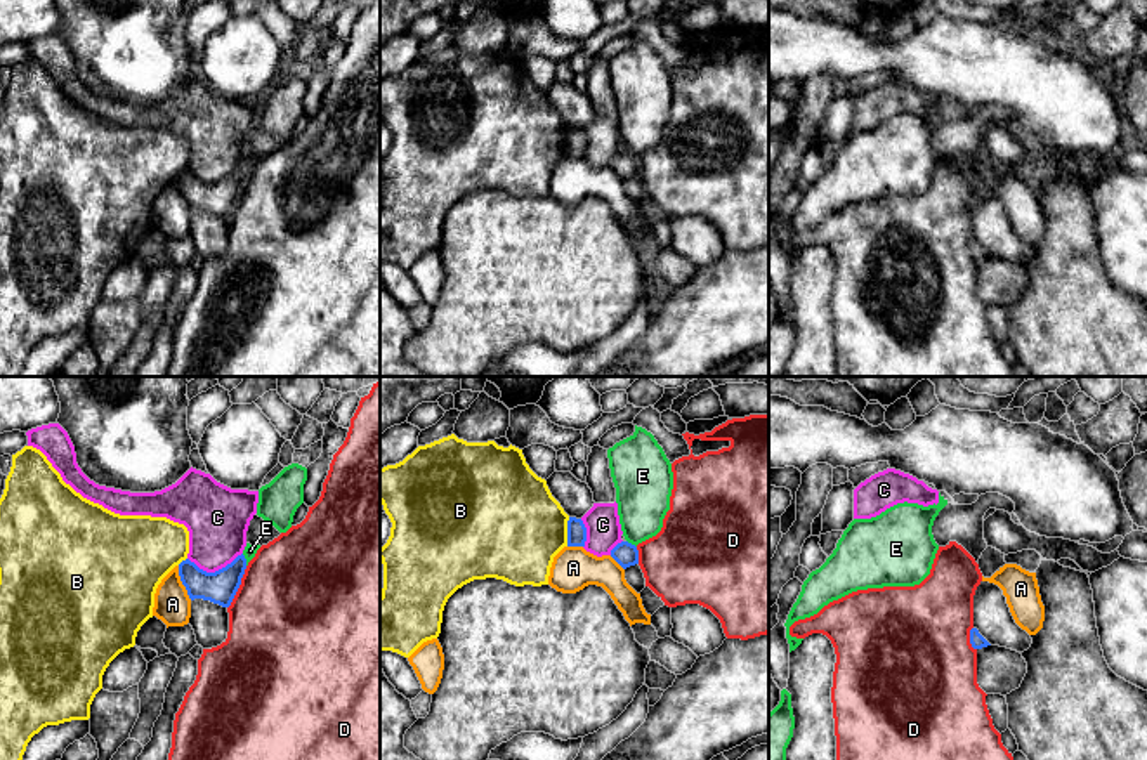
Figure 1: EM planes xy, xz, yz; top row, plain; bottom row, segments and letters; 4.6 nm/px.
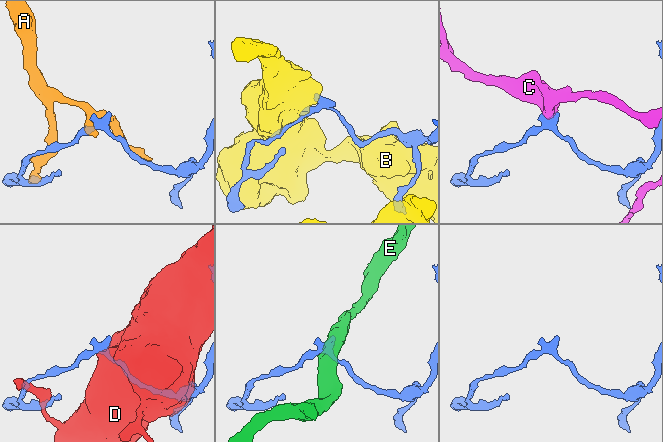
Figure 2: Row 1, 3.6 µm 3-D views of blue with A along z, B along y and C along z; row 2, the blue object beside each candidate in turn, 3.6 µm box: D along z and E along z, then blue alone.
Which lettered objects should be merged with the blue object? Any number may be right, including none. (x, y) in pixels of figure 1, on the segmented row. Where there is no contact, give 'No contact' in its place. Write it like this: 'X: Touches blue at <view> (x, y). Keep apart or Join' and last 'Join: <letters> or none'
A: Touches blue at xy (183, 583). Keep apart
B: Touches blue at xz (568, 531). Keep apart
C: Touches blue at xy (216, 571). Keep apart
D: Touches blue at xy (238, 587). Keep apart
E: Touches blue at xy (245, 559). Keep apart
Join: none

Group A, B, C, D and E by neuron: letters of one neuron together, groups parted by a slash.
A / B / C / D / E

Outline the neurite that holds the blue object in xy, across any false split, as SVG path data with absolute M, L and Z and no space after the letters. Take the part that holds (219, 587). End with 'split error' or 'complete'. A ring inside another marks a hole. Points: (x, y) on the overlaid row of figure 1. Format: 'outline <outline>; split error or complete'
outline M238 555L226 567L206 573L189 559L179 564L179 576L191 600L203 599L229 607L246 569L245 555Z; complete

